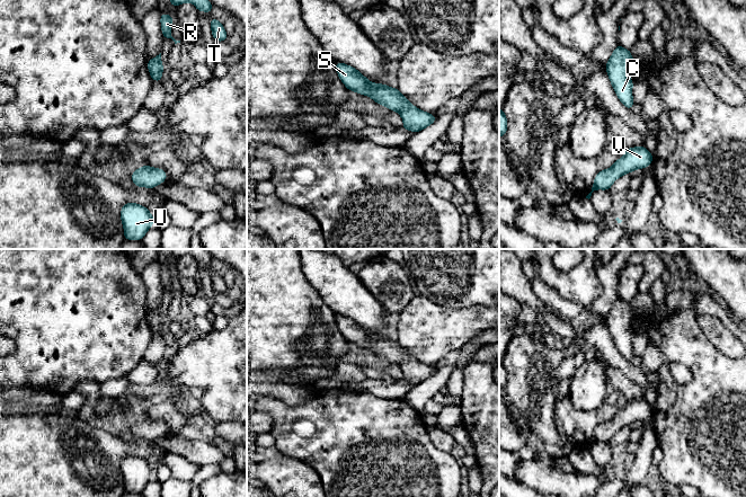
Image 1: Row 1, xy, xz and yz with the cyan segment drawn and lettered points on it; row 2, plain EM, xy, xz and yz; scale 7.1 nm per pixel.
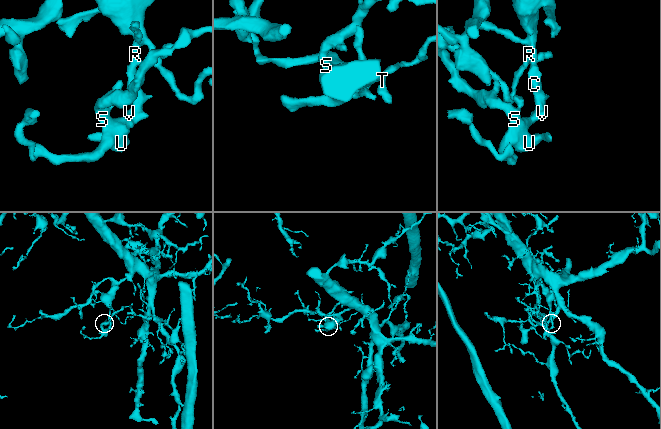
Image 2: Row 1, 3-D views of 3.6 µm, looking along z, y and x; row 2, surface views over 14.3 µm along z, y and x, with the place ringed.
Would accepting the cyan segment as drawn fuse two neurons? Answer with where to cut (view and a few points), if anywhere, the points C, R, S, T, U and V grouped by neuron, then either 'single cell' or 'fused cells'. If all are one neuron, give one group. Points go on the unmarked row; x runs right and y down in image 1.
no cut | C R S T U V | single cell

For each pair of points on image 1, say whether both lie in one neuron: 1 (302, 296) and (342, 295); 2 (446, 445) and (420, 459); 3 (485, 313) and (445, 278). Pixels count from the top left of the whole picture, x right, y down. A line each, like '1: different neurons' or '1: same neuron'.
1: different neurons
2: different neurons
3: different neurons

